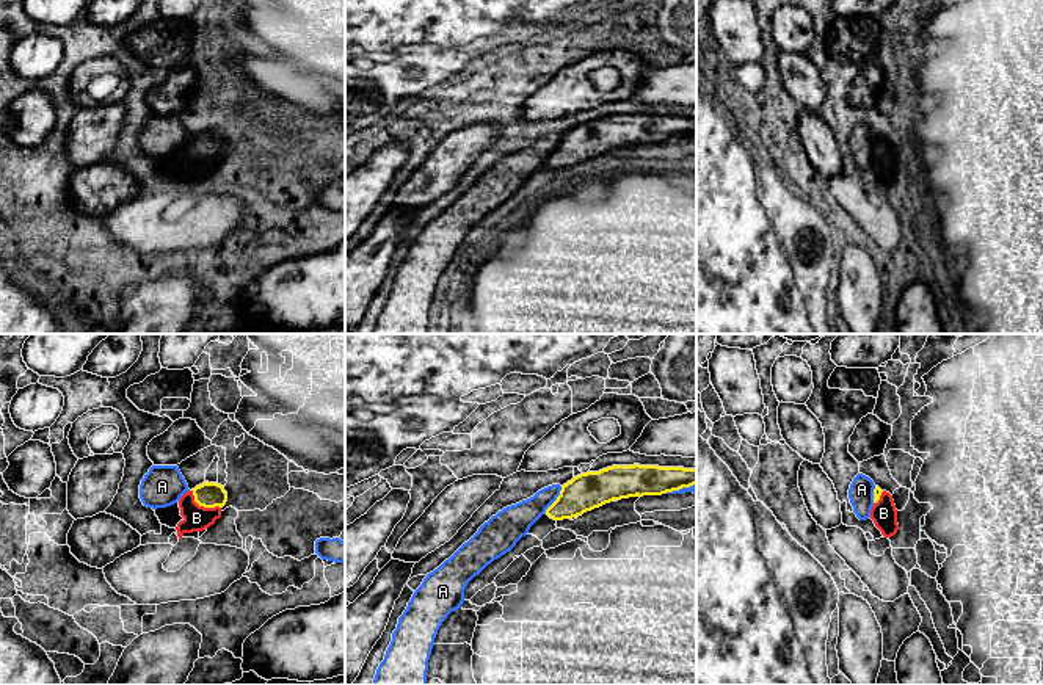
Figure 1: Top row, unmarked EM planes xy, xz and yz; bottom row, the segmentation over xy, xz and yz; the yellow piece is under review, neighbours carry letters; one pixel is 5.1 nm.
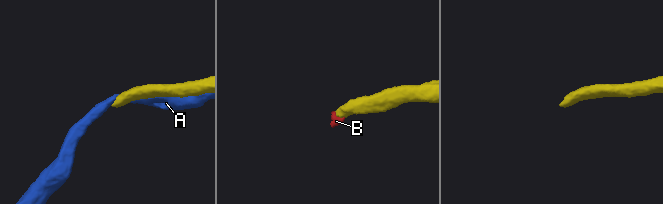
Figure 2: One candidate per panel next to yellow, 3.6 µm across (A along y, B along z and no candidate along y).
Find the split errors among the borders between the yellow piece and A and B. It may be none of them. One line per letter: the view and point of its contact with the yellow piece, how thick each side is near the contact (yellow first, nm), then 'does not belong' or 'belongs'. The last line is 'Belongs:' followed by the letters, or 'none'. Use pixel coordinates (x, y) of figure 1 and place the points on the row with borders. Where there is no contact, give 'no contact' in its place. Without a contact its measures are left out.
A: xz (557, 499) | 190/170 nm | does not belong
B: xy (203, 505) | 130/130 nm | belongs
Belongs: B

